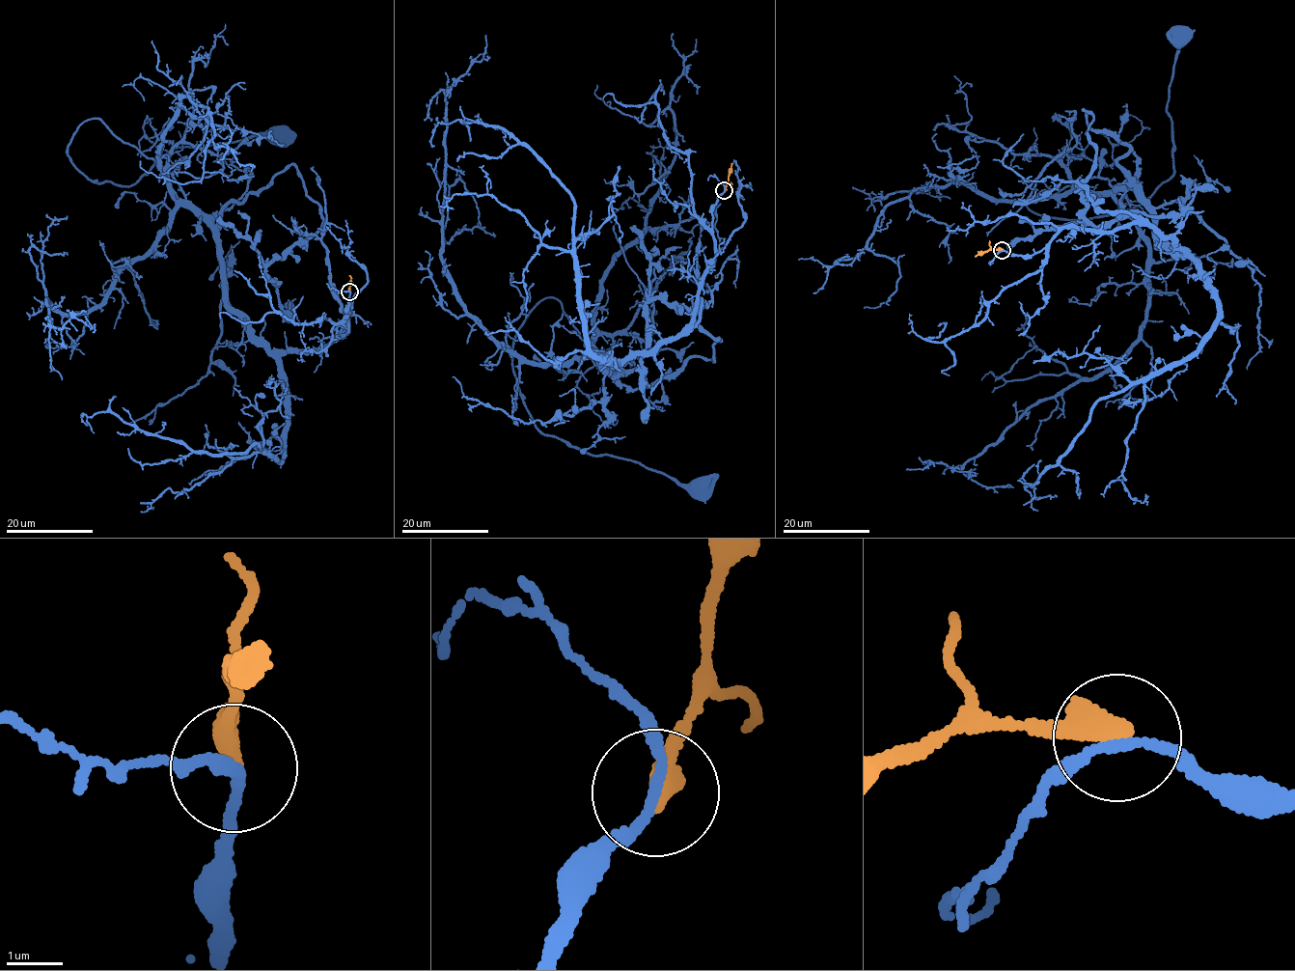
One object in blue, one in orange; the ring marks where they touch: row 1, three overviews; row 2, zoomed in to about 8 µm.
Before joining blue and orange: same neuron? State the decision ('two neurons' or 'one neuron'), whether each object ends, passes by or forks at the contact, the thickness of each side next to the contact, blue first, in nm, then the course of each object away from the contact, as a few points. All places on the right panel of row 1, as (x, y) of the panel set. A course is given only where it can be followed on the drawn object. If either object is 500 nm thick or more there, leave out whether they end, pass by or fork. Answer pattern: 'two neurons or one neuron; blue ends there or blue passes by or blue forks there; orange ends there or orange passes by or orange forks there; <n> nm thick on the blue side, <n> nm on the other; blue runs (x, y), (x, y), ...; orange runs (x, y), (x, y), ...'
two neurons; blue passes by; orange ends there; 160 nm thick on the blue side, 440 nm on the other; blue runs (1002, 251), (1135, 224), (1184, 254), (1106, 180), (1027, 207), (1086, 219), (1167, 181), (1180, 37); orange runs (1002, 250), (975, 256)

